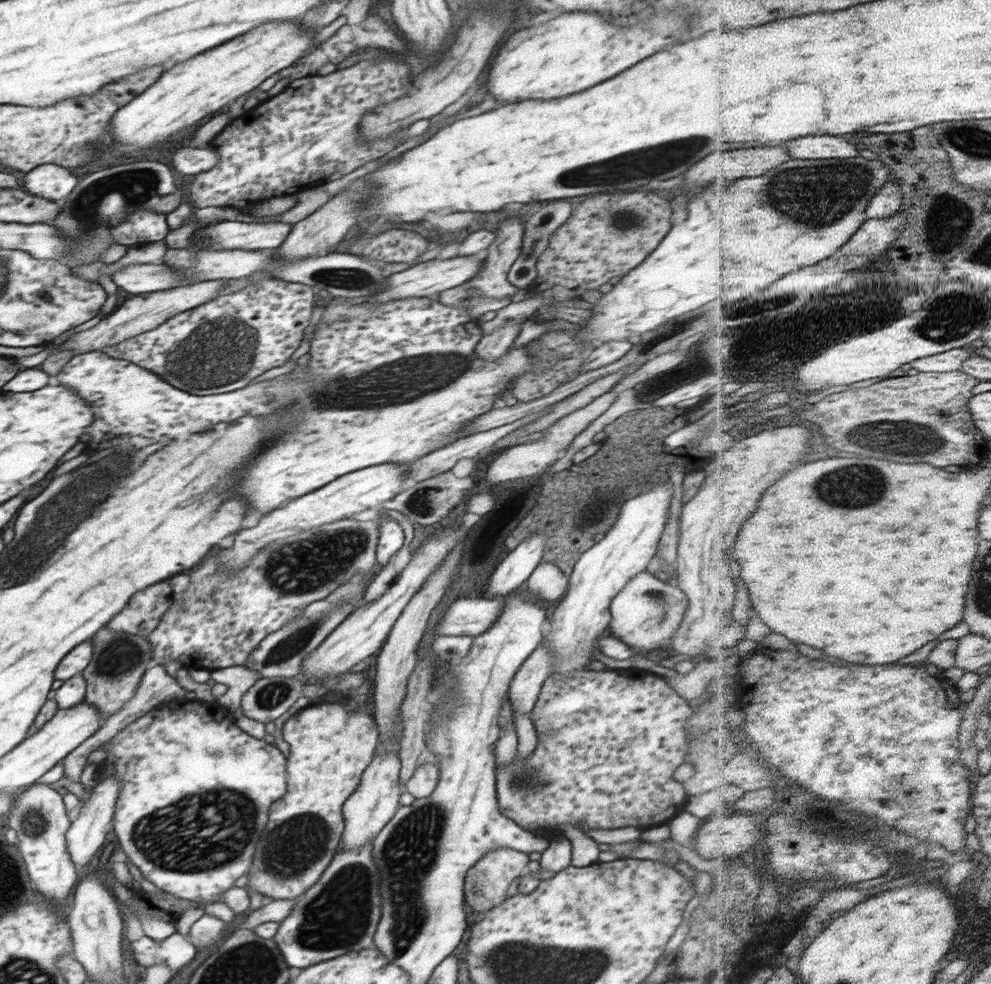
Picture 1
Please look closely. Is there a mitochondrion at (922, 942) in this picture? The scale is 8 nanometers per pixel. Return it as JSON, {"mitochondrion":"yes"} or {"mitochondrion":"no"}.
{"mitochondrion":"no"}

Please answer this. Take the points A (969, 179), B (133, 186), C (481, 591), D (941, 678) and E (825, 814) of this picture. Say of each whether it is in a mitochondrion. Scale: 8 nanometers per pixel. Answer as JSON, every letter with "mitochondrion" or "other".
{"A":"other","B":"mitochondrion","C":"other","D":"other","E":"other"}

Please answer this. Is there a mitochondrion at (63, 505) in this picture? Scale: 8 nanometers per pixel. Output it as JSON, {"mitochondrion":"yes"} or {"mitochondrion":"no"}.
{"mitochondrion":"yes"}

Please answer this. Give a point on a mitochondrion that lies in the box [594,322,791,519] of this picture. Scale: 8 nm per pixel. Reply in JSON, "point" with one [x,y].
{"point":[661,342]}

